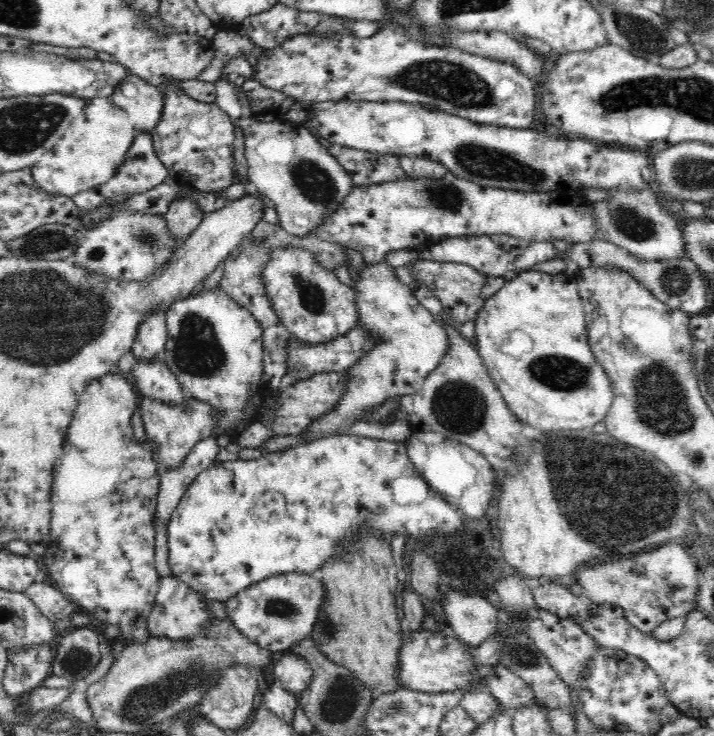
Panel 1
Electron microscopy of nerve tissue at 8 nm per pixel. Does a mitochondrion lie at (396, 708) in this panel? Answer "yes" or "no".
yes

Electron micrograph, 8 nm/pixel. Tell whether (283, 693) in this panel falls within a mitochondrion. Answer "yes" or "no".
no

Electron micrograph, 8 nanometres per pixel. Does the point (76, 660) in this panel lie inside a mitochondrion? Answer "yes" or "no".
yes

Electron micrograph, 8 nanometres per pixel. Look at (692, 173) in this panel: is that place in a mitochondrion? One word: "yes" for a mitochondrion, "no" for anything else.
yes

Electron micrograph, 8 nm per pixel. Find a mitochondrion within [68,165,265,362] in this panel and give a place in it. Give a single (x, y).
(148, 238)

